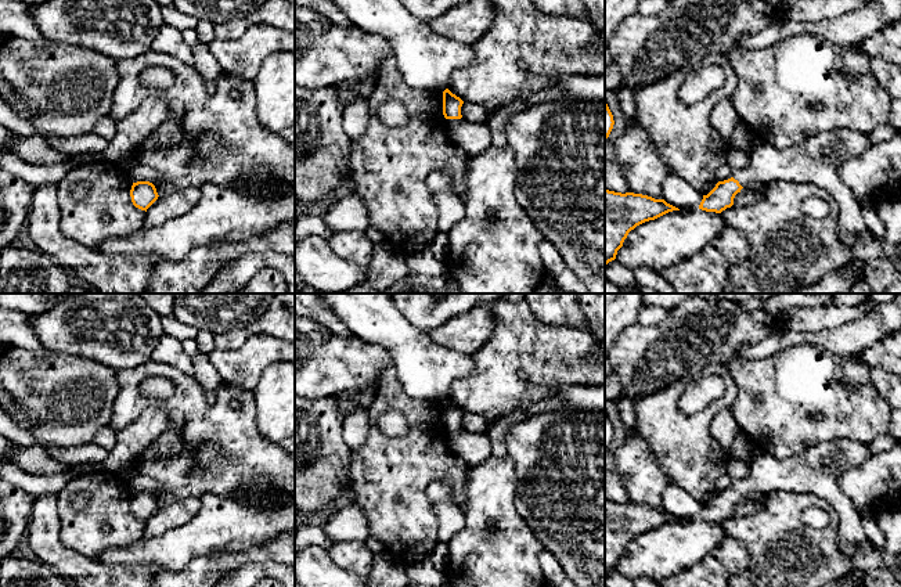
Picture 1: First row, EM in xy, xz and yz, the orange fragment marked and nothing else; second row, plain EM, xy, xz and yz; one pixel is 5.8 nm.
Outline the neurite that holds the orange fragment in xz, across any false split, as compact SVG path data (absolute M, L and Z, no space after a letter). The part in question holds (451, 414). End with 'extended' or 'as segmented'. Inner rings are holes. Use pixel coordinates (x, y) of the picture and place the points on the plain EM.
M448 399L443 401L443 425L446 428L447 444L455 437L455 435L462 428L461 417L464 411L453 404Z | extended

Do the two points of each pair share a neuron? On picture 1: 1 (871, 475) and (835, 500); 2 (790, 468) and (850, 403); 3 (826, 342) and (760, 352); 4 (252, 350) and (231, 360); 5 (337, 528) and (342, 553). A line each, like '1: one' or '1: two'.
1: two
2: two
3: one
4: one
5: two

